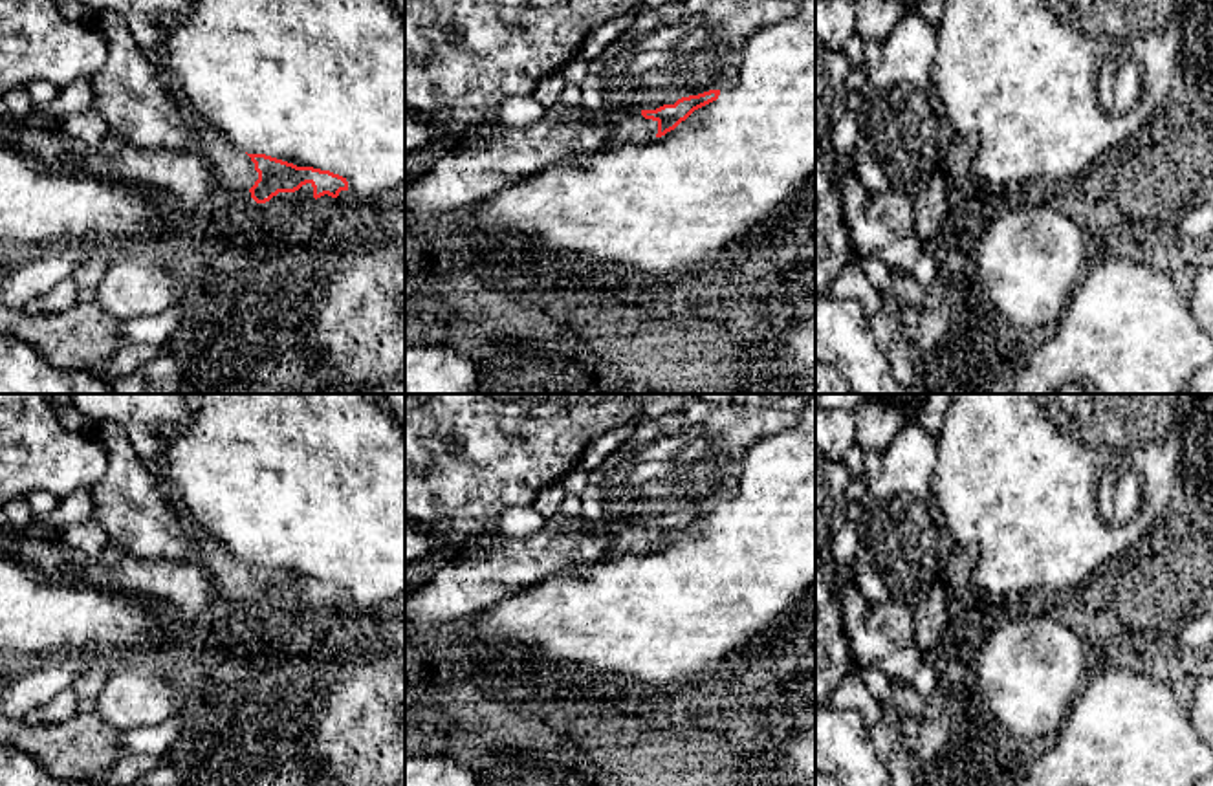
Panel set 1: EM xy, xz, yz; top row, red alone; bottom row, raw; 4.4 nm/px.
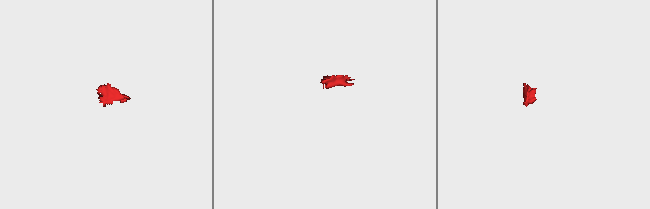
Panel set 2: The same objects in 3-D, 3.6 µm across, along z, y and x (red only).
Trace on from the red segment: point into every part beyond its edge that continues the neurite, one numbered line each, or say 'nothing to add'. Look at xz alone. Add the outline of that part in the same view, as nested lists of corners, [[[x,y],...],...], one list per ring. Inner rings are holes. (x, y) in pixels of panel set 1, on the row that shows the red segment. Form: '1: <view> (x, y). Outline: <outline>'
1: xz (631, 127). Outline: [[[628,110],[614,117],[612,128],[605,152],[628,143],[649,143],[658,134],[658,121],[645,119],[641,110]]]

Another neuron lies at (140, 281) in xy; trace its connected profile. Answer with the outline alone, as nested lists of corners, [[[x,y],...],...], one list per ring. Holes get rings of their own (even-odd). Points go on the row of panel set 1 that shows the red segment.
[[[154,247],[117,251],[95,291],[93,302],[119,321],[156,315],[187,297],[176,269]]]

